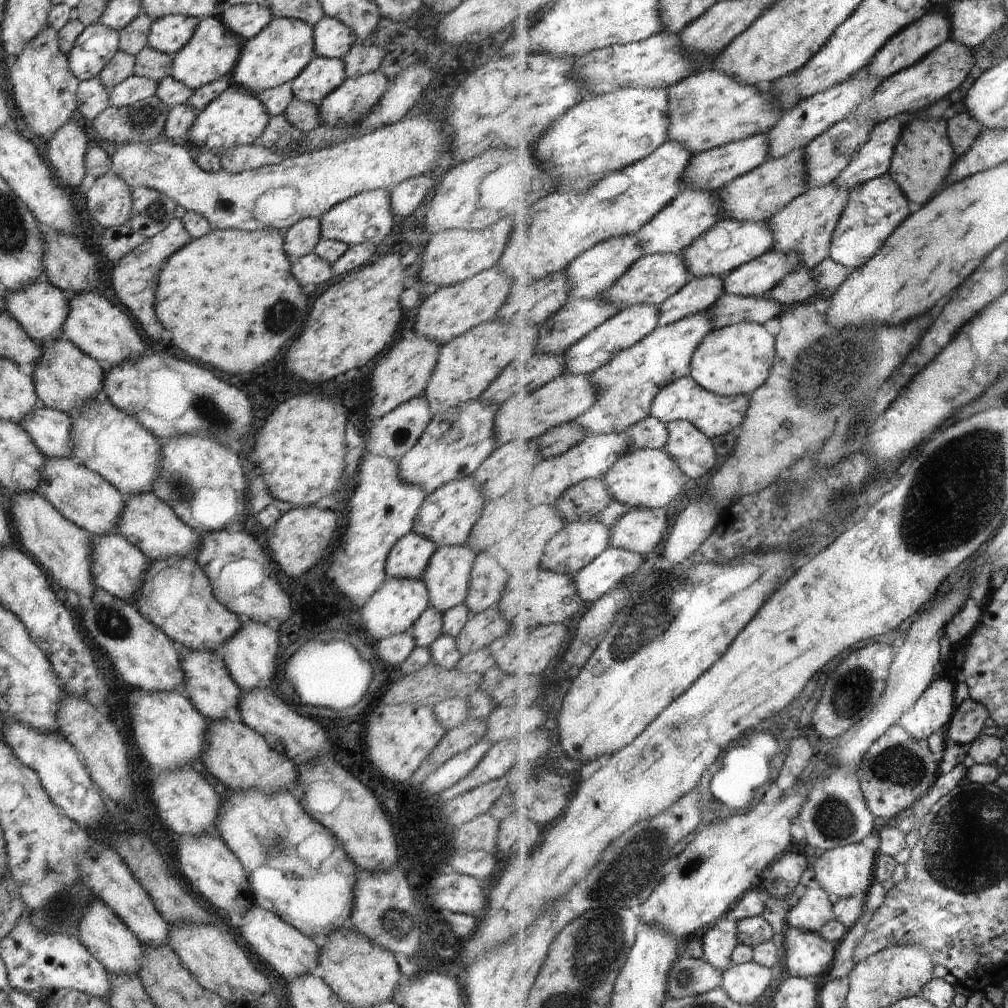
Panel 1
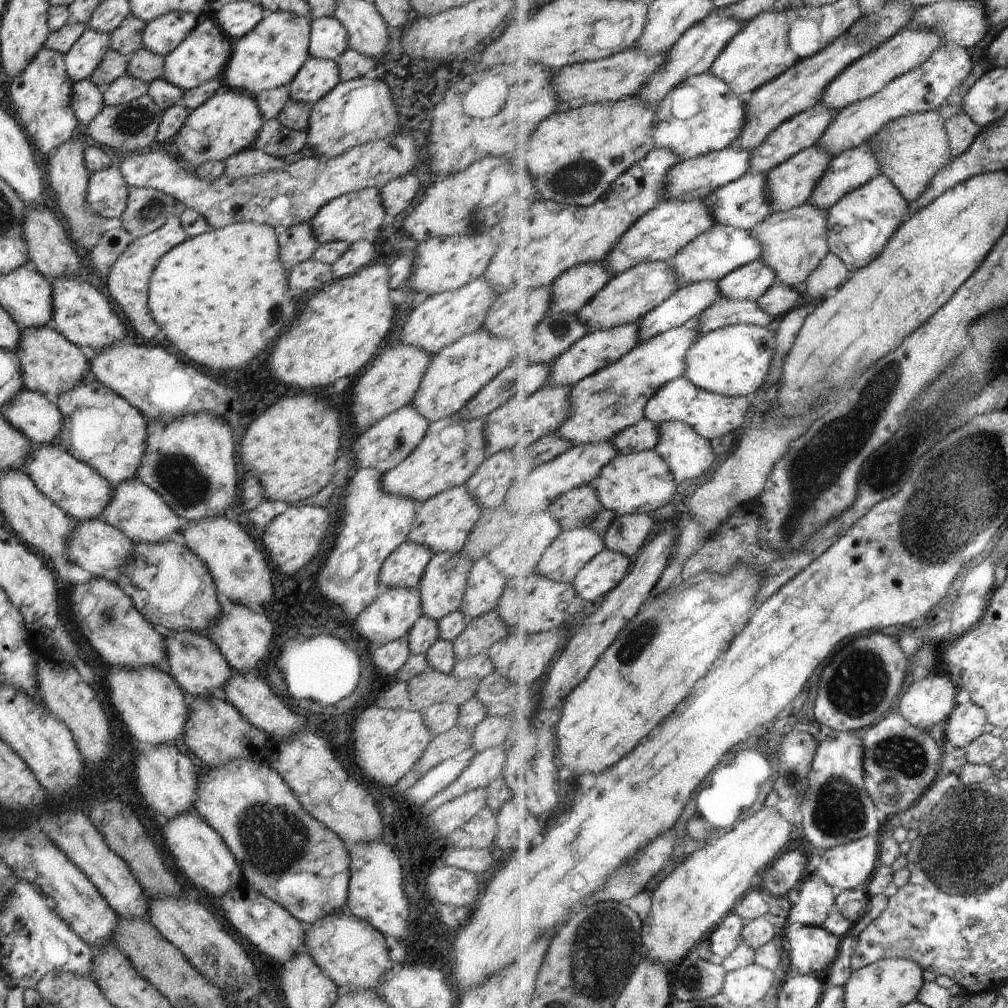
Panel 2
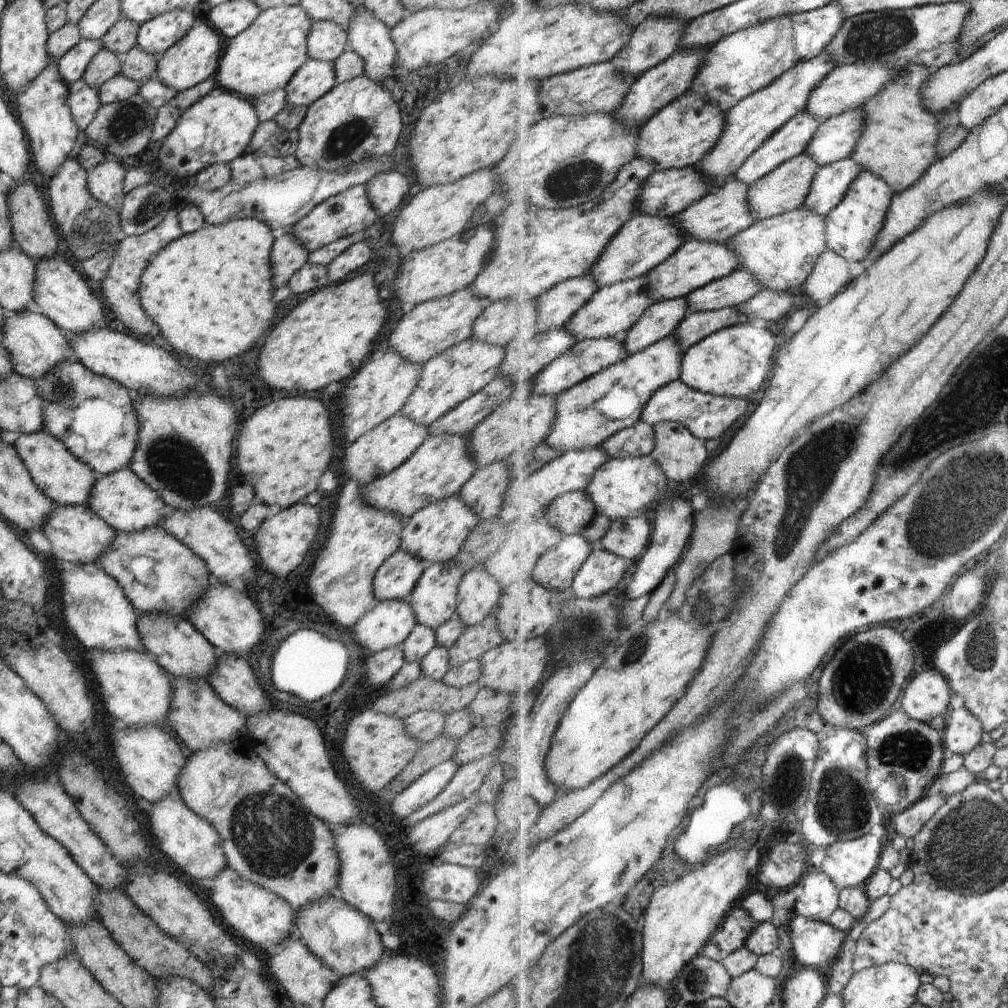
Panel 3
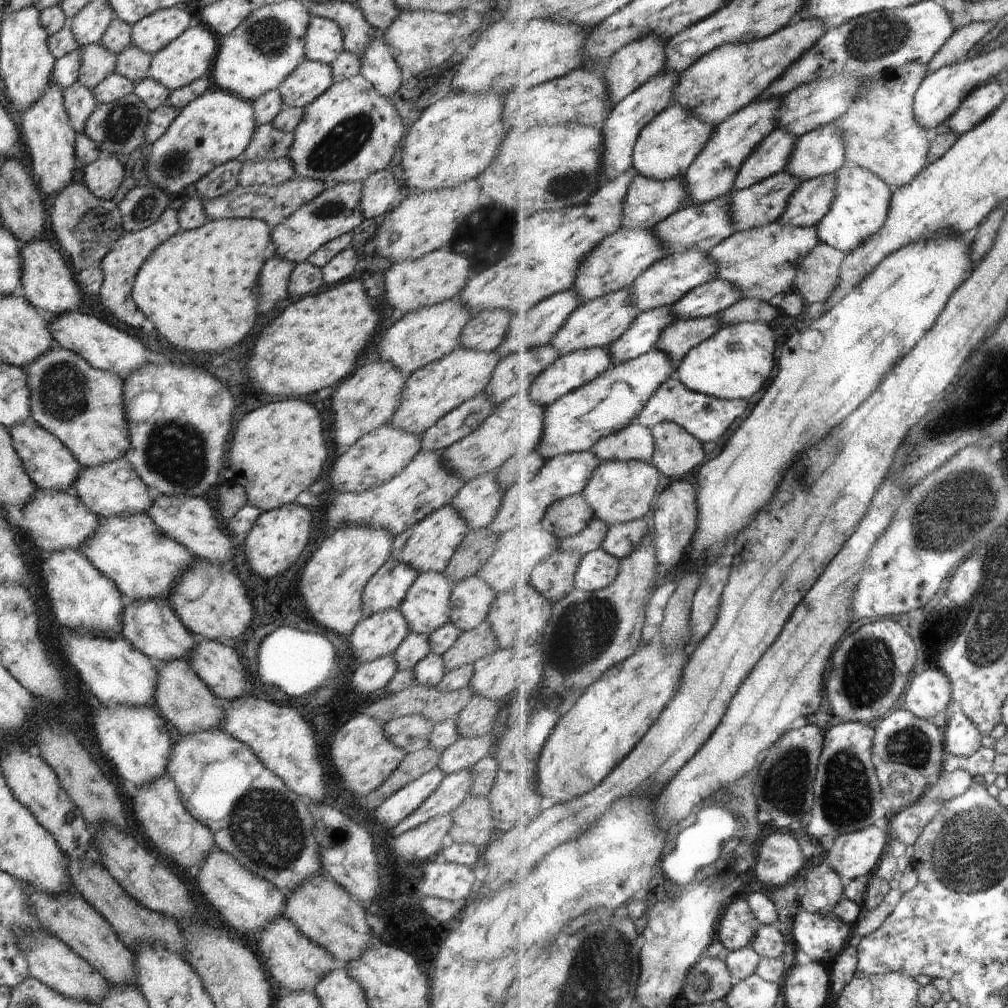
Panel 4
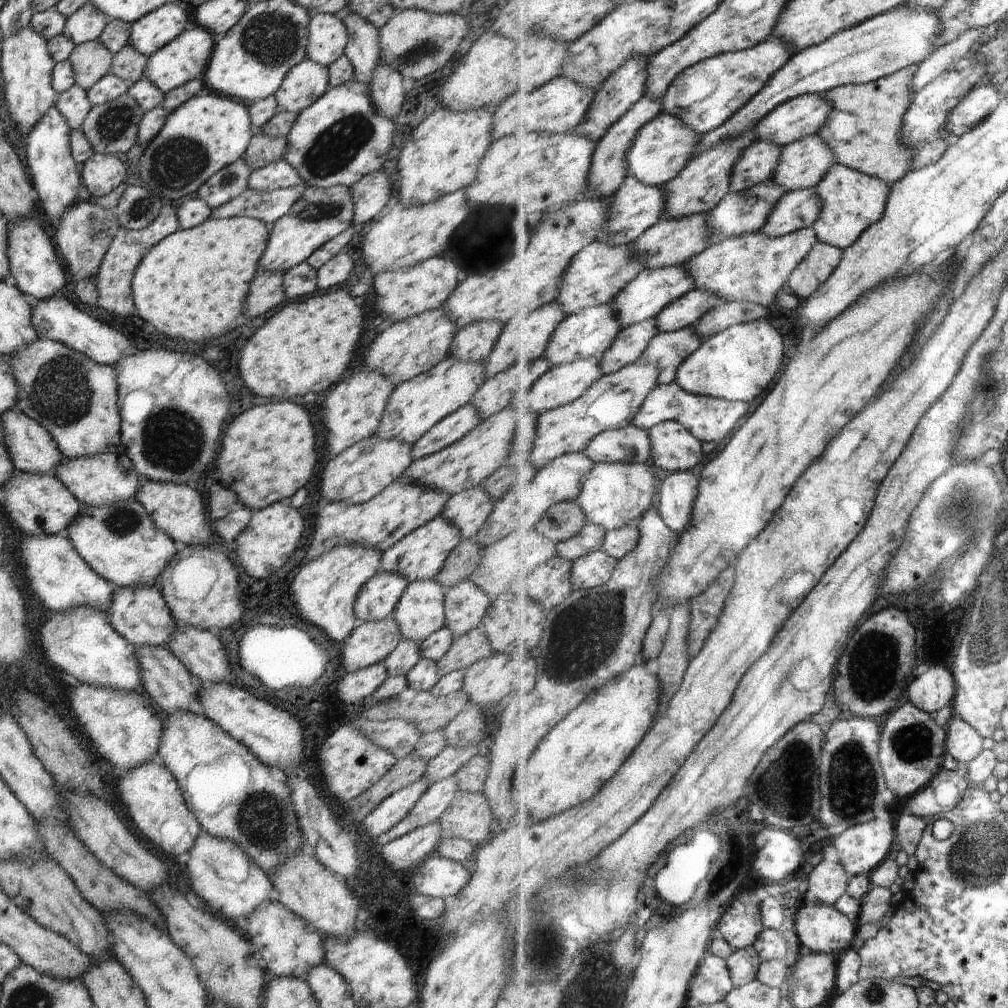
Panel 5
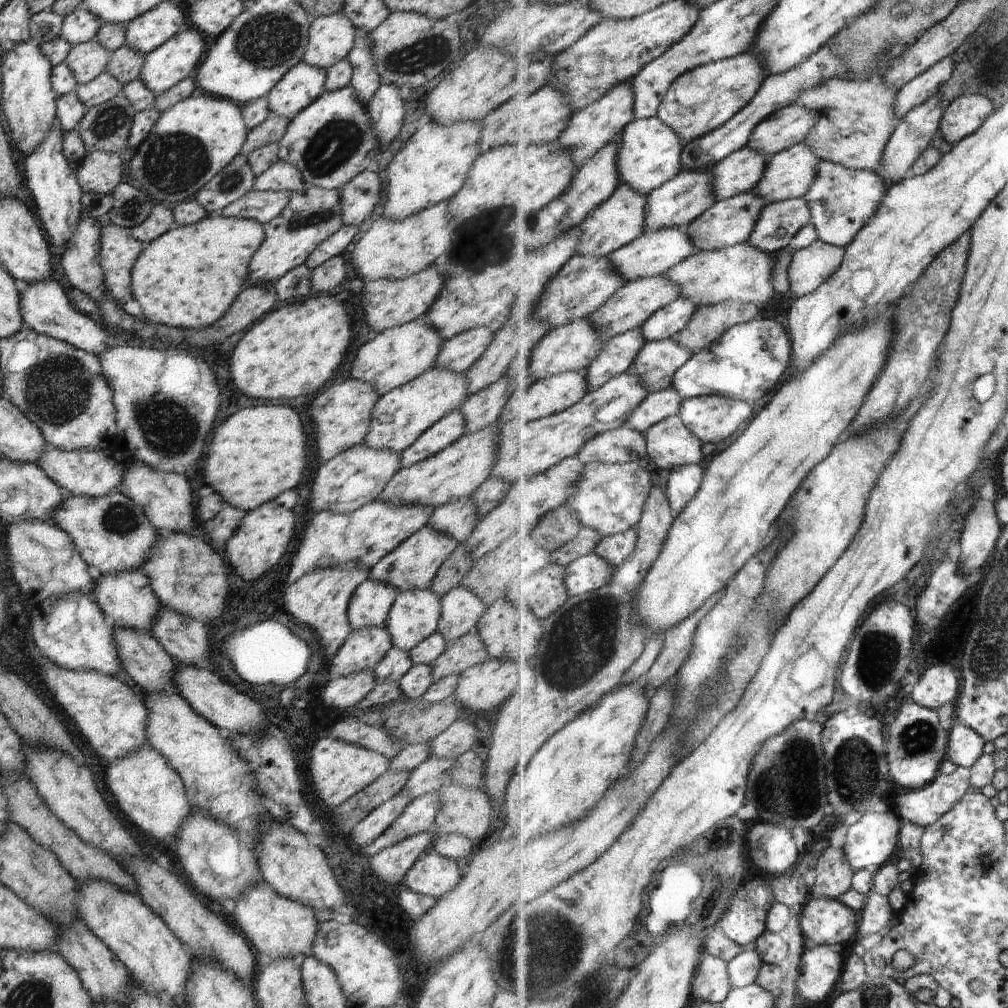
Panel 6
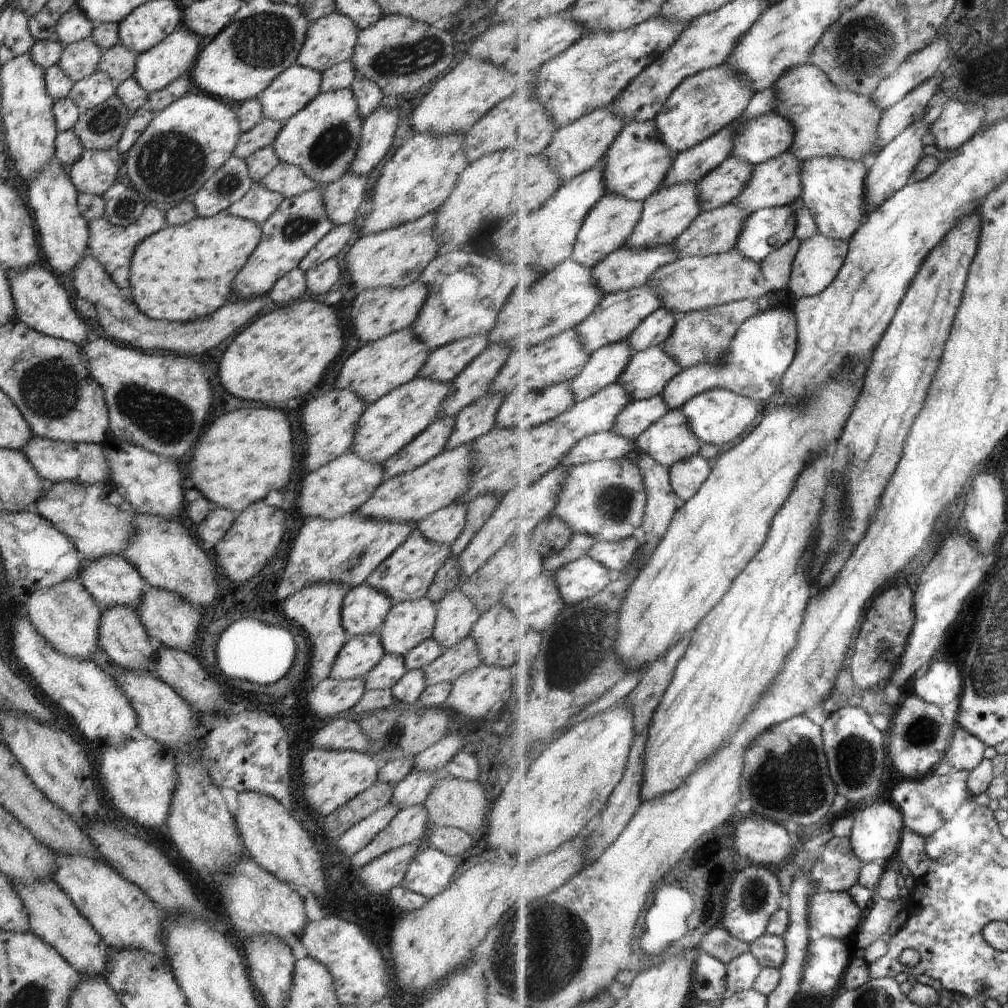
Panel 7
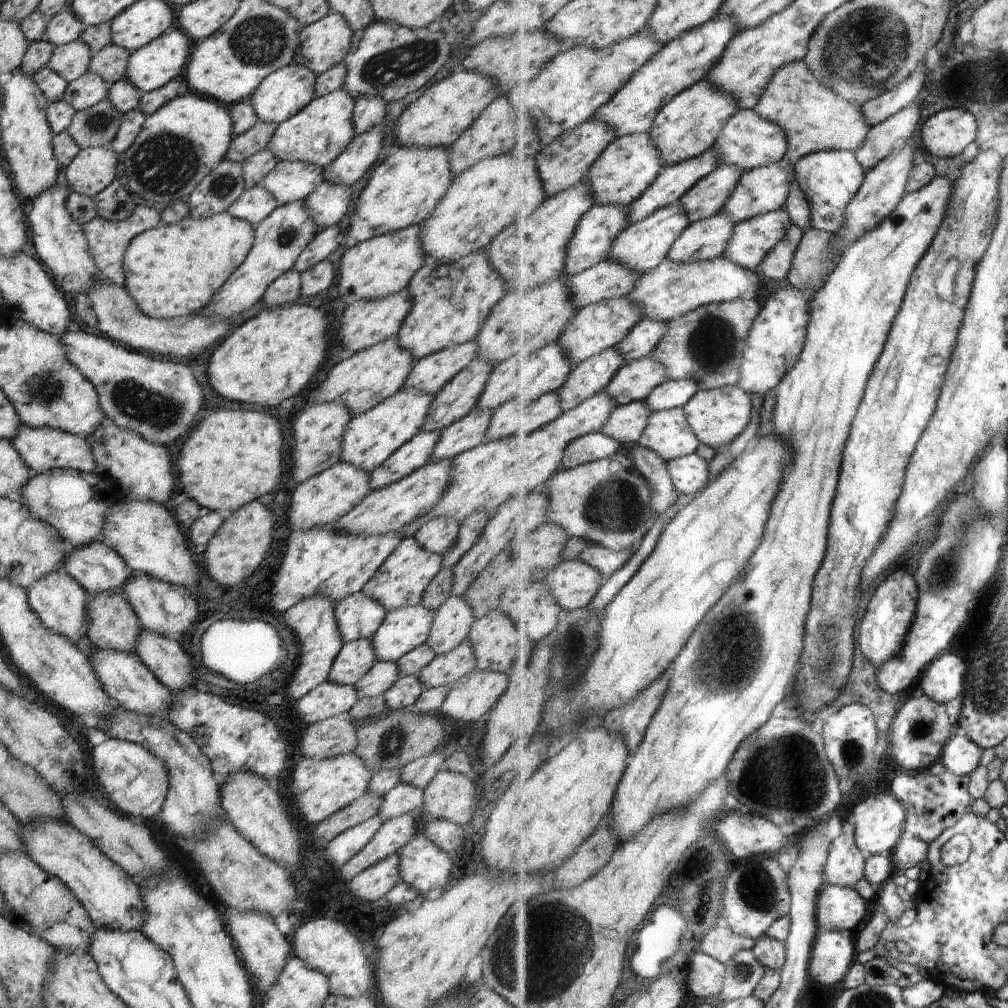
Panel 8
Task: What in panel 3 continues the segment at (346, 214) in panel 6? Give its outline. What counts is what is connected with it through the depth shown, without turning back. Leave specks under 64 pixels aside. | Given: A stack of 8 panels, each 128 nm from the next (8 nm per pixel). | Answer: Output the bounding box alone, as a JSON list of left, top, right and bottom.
[365,169,410,217]

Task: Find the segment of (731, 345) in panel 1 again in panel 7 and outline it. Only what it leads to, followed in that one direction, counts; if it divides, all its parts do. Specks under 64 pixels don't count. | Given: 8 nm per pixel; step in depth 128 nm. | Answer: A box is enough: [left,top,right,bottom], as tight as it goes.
[662,306,798,410]

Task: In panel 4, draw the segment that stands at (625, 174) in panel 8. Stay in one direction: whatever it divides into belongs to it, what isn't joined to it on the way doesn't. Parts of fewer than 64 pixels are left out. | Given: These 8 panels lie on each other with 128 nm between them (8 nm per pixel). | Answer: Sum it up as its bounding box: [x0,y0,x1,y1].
[633,104,716,181]

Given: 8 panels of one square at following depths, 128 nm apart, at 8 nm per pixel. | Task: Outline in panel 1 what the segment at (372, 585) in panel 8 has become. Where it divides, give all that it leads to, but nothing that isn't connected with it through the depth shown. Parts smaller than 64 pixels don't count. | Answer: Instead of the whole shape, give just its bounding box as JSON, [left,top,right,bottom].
[412,476,484,547]

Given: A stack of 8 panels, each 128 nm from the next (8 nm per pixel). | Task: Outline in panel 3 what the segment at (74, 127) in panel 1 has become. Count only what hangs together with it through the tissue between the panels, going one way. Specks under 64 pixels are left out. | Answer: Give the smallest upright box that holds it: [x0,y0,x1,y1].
[48,159,120,260]

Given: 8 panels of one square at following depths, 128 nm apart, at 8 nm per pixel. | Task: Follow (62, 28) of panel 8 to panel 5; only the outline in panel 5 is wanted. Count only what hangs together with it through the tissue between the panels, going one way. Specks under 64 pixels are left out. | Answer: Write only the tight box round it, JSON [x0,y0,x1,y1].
[63,2,111,45]

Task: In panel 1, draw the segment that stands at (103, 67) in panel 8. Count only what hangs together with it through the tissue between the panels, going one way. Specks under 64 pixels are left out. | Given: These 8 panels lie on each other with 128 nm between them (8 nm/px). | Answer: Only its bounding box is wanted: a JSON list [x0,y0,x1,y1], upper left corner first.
[134,47,174,83]

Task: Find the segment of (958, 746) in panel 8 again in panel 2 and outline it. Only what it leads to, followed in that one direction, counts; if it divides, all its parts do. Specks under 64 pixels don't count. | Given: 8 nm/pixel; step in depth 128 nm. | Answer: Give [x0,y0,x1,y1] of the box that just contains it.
[948,701,989,746]

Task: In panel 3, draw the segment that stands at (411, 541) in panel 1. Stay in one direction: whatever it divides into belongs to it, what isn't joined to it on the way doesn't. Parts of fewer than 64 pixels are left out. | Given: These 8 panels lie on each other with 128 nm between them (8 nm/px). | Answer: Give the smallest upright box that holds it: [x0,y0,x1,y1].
[372,549,429,600]

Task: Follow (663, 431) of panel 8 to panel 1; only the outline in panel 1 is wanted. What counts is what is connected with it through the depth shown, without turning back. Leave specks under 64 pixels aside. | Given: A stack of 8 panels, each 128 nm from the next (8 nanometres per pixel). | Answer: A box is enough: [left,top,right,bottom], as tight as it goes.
[666,420,718,478]

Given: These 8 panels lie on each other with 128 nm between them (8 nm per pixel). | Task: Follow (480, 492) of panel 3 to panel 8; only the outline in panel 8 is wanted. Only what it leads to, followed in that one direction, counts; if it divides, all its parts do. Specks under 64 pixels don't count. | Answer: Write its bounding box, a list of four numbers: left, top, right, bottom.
[413,518,461,555]

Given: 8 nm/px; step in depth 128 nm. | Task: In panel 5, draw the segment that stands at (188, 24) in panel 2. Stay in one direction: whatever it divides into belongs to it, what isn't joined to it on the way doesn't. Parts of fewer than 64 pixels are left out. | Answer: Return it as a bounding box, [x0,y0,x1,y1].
[129,3,188,57]

